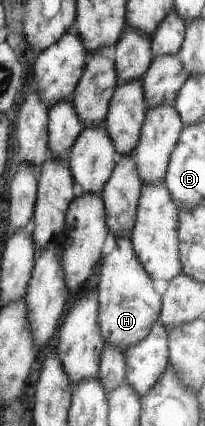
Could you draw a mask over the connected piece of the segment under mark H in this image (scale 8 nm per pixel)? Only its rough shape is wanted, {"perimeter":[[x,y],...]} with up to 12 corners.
{"perimeter":[[109,235],[95,290],[100,333],[124,353],[163,297],[130,237]]}

